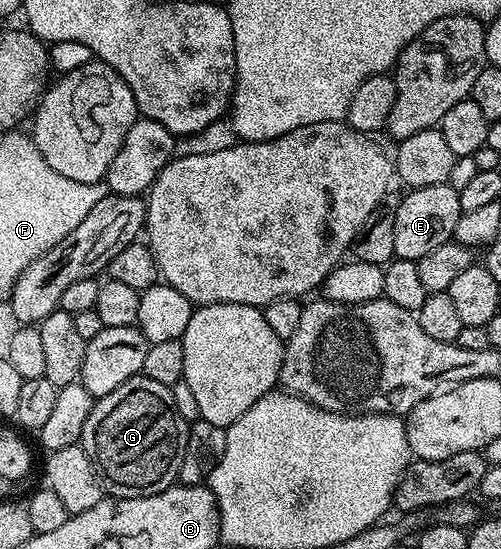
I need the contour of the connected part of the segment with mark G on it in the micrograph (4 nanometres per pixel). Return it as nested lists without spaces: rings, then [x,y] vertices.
[[[139,375],[111,390],[111,394],[96,397],[80,445],[97,471],[102,493],[126,500],[174,487],[188,433],[189,424],[175,410],[172,387]]]

